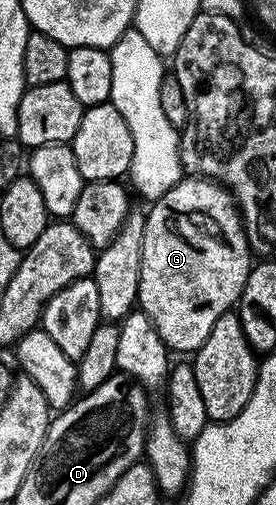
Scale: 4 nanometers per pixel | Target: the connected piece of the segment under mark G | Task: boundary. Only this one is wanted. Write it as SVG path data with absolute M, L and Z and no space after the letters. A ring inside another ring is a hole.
M192 176L182 177L181 181L175 184L175 188L171 188L171 192L167 192L162 198L156 199L150 206L153 207L147 210L145 214L137 306L149 317L151 324L155 324L159 336L165 341L165 345L169 347L170 351L189 350L188 352L196 352L203 344L203 340L207 340L207 336L211 336L211 327L215 325L215 320L219 320L219 316L230 313L236 307L237 297L243 292L243 284L249 275L251 251L249 241L245 235L245 225L241 222L241 212L237 209L237 204L234 202L232 194L221 183L208 178L195 178Z

